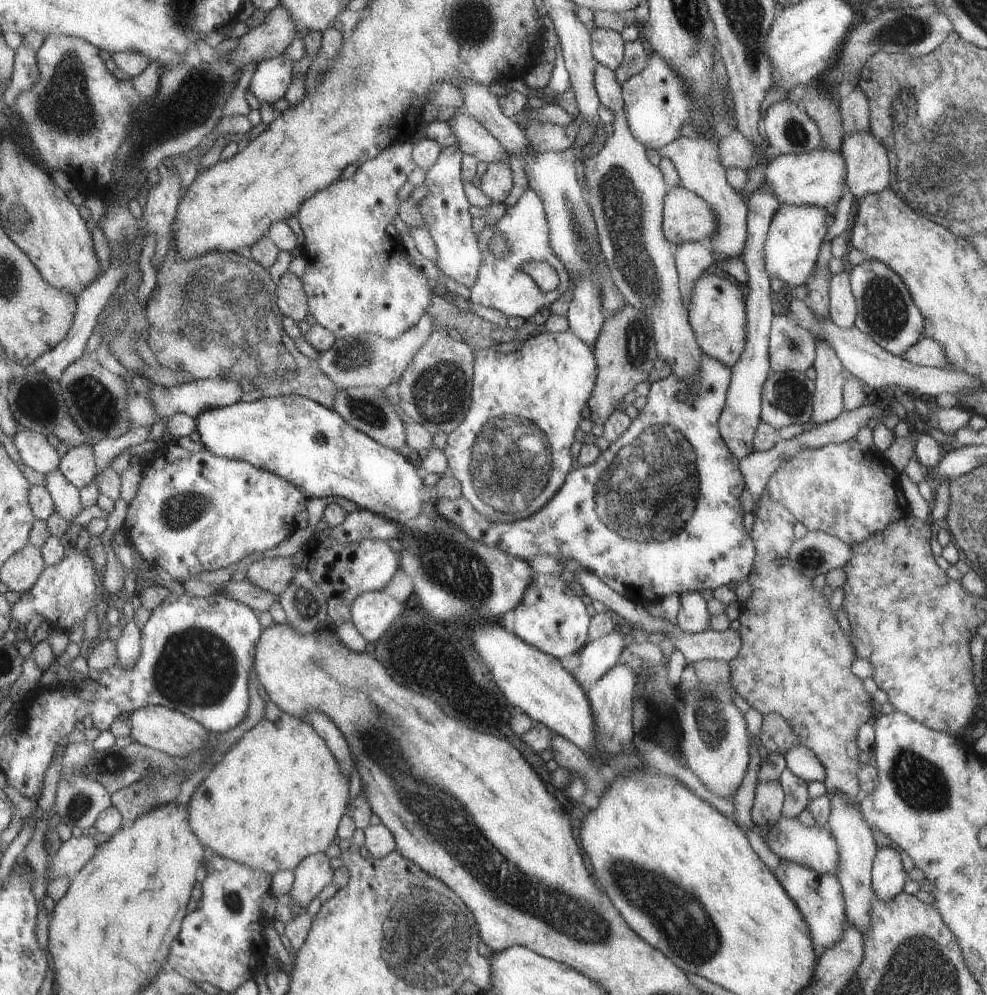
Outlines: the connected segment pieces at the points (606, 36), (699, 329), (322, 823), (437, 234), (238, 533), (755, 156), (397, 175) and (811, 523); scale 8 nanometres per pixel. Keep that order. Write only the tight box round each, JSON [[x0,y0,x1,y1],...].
[[591,27,624,72],[686,267,748,368],[188,701,349,876],[418,144,482,288],[124,444,306,580],[719,128,761,171],[296,141,430,339],[766,438,909,545]]

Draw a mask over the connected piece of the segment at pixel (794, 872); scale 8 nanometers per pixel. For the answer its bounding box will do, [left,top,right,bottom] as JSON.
[775,859,846,958]

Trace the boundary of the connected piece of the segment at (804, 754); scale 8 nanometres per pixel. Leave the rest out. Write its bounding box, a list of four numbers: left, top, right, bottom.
[785,745,827,783]

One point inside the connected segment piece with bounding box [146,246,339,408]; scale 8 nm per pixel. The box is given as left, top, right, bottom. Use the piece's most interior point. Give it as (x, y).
(218, 314)

